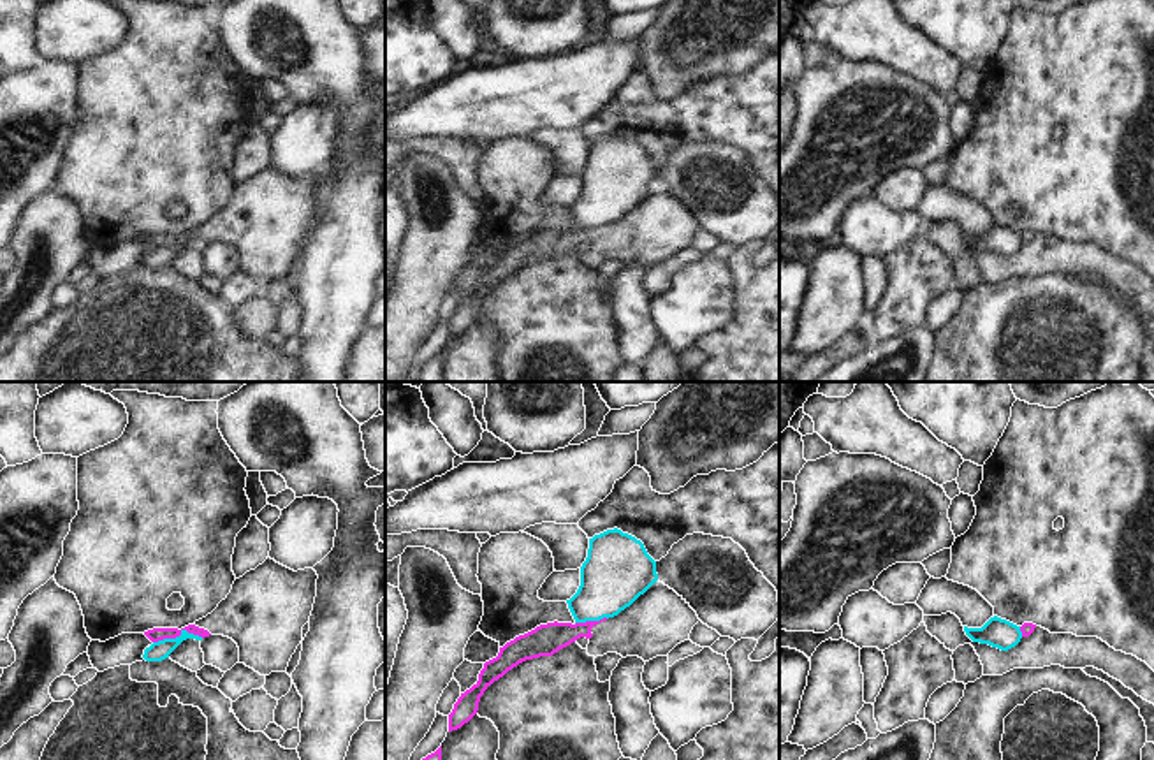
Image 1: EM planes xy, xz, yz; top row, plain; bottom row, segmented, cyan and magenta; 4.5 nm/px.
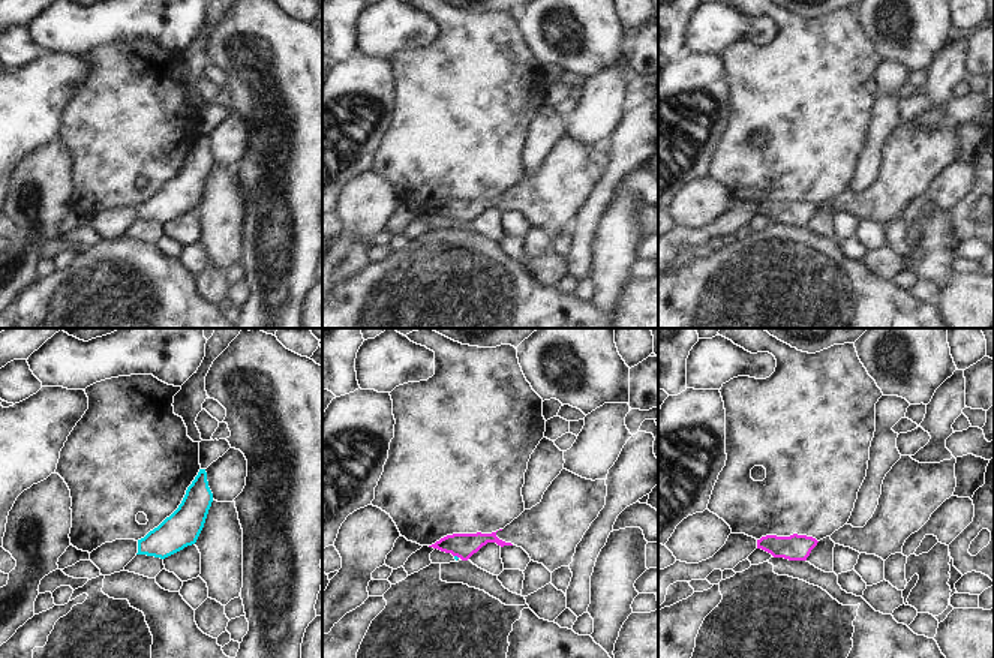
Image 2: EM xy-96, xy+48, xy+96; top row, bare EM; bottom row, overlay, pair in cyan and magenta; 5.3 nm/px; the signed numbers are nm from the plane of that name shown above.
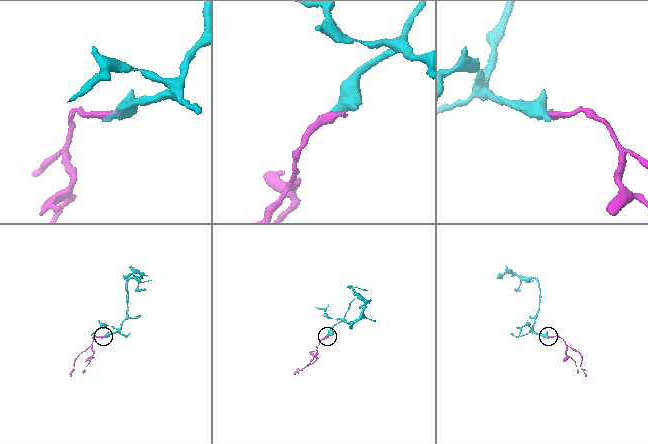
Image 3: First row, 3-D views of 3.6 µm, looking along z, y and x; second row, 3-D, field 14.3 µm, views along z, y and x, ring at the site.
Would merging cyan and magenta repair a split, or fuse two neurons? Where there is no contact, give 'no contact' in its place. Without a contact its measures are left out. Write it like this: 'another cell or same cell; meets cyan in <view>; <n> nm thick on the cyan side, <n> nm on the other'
another cell; meets cyan in xy; 90 nm thick on the cyan side, 60 nm on the other

